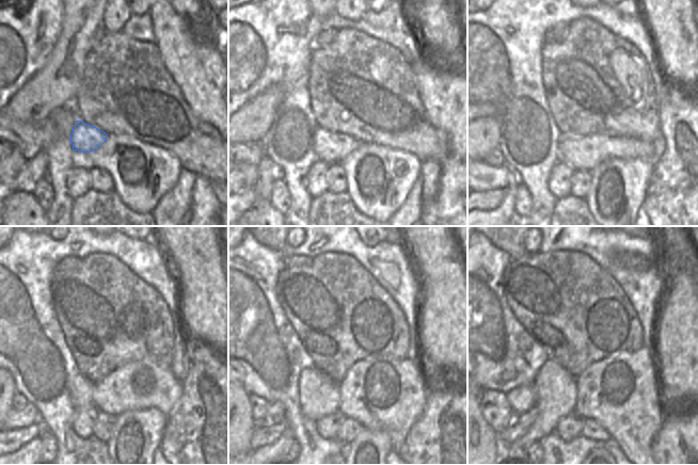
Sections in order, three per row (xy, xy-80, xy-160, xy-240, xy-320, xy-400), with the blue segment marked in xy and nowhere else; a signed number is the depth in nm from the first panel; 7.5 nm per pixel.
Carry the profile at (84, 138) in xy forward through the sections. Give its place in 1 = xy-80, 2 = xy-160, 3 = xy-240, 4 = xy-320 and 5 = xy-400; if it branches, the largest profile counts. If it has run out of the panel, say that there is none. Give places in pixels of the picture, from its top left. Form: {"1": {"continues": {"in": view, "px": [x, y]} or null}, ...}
{"1": {"continues": {"in": "xy-80", "px": [331, 147]}}, "2": {"continues": {"in": "xy-160", "px": [585, 153]}}, "3": {"continues": {"in": "xy-240", "px": [139, 385]}}, "4": {"continues": {"in": "xy-320", "px": [385, 395]}}, "5": {"continues": {"in": "xy-400", "px": [621, 393]}}}

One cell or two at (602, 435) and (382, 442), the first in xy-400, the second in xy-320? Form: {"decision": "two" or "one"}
{"decision": "two"}

